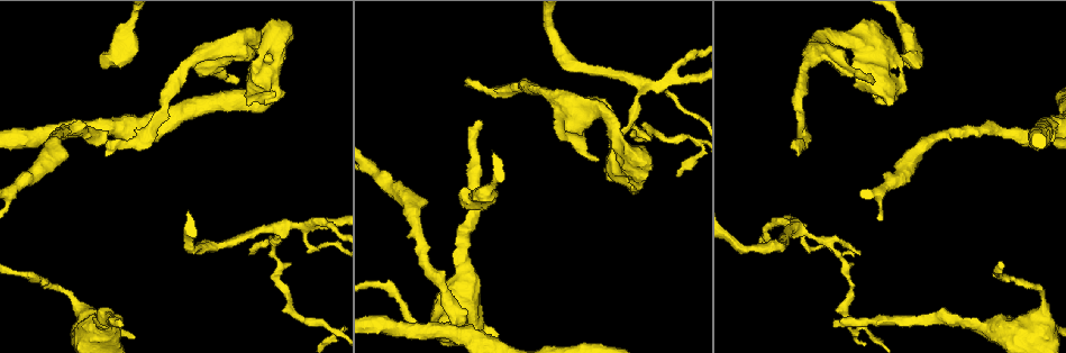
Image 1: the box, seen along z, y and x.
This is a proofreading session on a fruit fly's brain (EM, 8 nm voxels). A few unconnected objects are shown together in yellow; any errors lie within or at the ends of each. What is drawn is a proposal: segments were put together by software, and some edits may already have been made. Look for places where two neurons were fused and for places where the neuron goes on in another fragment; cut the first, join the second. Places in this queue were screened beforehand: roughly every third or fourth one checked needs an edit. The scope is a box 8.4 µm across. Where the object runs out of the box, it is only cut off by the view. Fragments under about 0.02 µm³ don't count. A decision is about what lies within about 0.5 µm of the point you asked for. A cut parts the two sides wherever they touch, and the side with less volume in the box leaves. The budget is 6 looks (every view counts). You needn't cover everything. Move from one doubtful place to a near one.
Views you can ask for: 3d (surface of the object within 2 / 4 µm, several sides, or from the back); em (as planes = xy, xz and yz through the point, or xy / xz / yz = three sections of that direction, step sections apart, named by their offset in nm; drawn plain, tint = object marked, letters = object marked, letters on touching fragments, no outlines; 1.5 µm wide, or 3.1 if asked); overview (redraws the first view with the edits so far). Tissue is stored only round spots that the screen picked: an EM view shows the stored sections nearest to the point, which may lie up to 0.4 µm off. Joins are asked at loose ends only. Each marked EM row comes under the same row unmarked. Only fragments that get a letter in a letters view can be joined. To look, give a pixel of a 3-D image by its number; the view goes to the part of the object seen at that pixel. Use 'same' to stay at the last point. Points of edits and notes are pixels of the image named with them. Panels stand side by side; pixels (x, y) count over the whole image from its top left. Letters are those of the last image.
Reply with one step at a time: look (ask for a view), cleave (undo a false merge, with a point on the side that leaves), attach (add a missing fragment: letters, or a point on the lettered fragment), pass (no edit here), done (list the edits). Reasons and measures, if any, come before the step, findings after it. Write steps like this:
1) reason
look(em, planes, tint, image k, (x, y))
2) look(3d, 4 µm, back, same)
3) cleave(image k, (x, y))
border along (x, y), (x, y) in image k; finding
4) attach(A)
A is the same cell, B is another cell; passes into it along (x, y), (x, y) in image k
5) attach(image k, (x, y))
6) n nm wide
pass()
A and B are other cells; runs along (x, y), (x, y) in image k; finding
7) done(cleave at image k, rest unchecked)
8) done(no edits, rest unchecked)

end of a long branch
look(em, xy, step 4, tint, image 1, (478, 120))

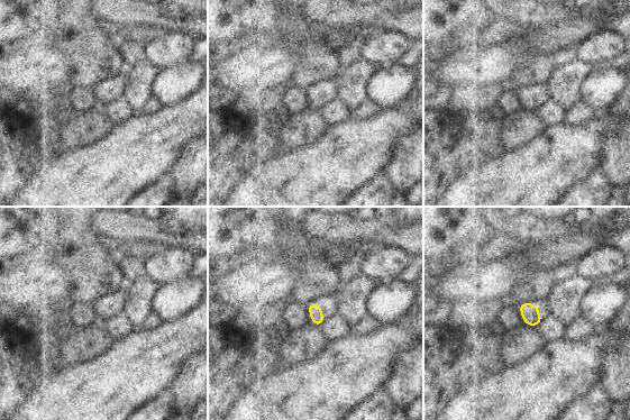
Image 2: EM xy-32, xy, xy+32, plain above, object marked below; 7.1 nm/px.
look(em, xy, step 4, letters, same)

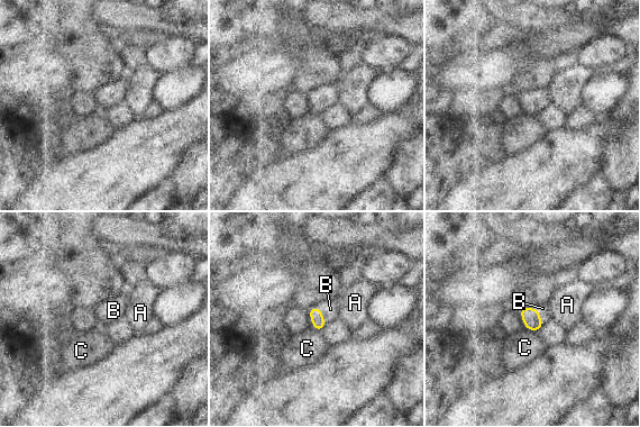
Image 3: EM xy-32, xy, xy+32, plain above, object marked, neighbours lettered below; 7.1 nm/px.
attach(image 3, (331, 309))
B is the same cell, A and C are other cells; passes into it along (317, 317), (322, 316), (331, 309) in image 3; it goes on there

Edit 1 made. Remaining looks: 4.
calibre changes
look(3d, 4 µm, image 1, (1048, 333))

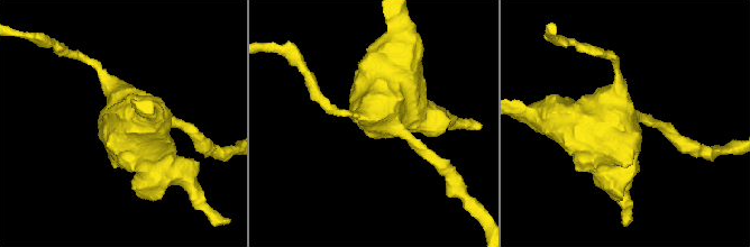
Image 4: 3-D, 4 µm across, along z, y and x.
look(em, planes, letters, image 4, (390, 121))

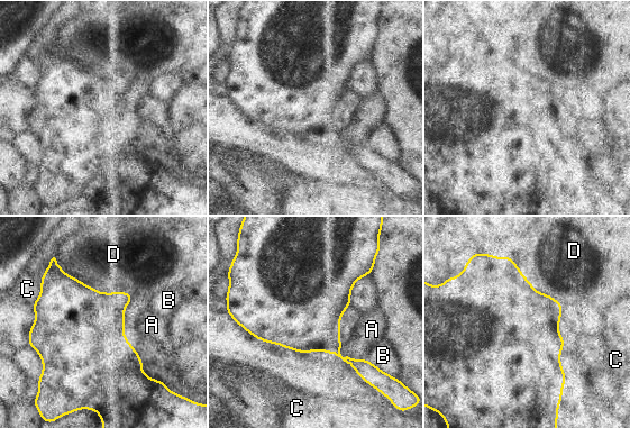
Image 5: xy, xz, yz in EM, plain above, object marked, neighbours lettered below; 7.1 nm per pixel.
pass()
A, B, C and D are other cells; border along (339, 348), (343, 356), (364, 358) in image 5; all the same neuron

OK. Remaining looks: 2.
done(attach at image 3, rest unchecked)

